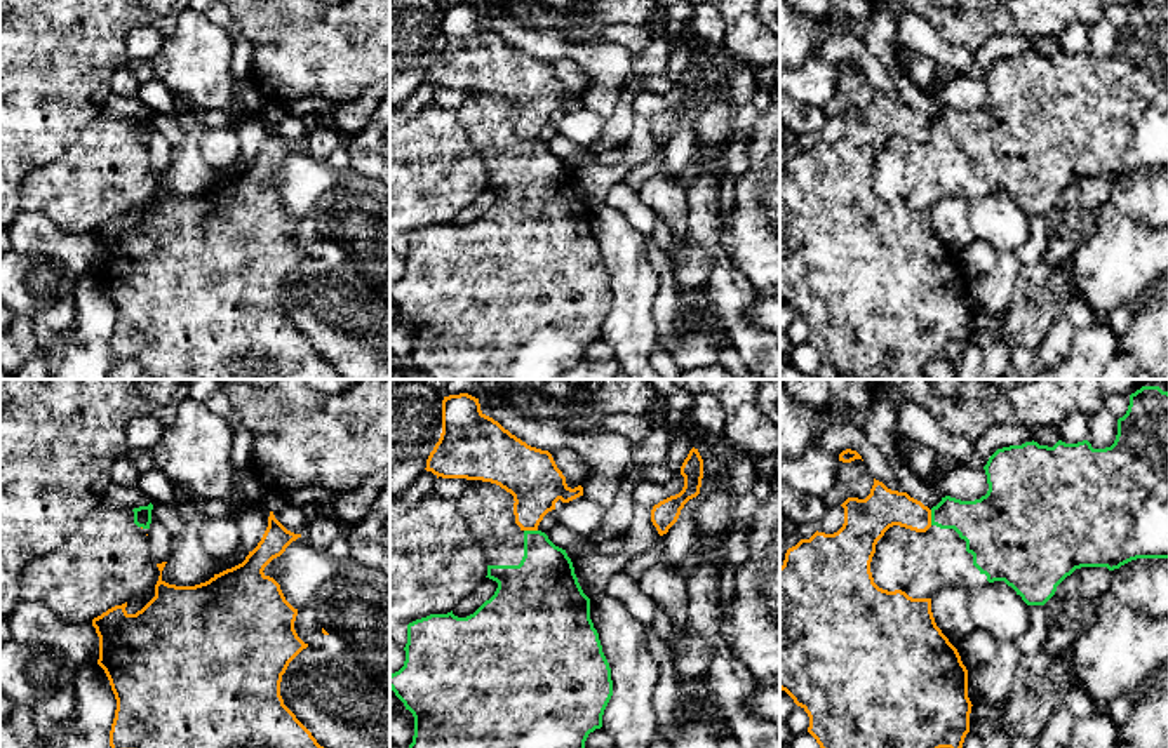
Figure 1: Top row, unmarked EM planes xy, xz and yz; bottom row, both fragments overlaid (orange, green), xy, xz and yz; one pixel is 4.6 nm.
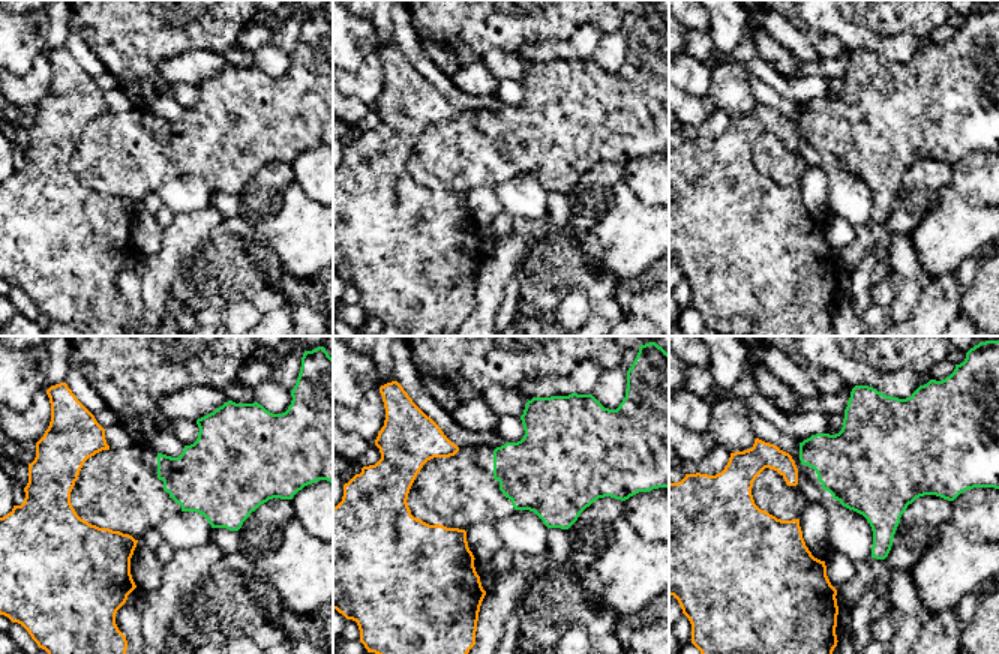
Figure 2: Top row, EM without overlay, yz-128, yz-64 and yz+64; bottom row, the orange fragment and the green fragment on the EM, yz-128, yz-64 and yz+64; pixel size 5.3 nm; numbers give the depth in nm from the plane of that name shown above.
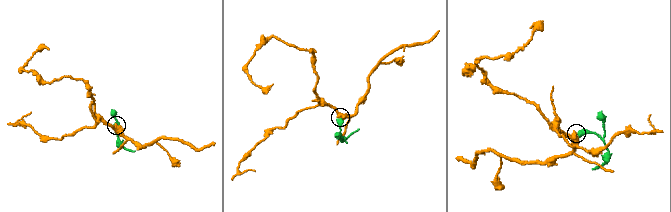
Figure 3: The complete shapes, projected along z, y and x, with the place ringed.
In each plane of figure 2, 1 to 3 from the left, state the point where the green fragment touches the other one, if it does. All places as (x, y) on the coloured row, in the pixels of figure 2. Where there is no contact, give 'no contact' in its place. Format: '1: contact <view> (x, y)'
1: no contact
2: no contact
3: no contact

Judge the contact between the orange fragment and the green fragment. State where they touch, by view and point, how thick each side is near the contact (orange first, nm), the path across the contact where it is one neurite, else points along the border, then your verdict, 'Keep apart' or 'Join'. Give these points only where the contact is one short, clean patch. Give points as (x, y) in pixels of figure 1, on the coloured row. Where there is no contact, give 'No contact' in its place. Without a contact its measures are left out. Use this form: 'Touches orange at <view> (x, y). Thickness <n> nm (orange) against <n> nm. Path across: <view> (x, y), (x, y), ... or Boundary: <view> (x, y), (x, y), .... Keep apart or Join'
Touches orange at yz (930, 517). Thickness 190 nm (orange) against 220 nm. Boundary: yz (930, 510), (932, 524). Keep apart

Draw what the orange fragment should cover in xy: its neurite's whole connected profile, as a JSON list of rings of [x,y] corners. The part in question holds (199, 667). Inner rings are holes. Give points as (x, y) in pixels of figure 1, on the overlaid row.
[[[270,511],[261,541],[242,564],[195,586],[165,583],[162,571],[167,562],[157,564],[155,597],[141,611],[129,614],[125,602],[92,619],[99,637],[97,665],[117,699],[111,748],[324,748],[280,696],[282,675],[308,644],[294,630],[298,609],[285,600],[280,584],[263,572],[298,538],[301,534],[287,531]]]

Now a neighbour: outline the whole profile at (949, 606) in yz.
[[[943,586],[931,597],[931,612],[936,626],[956,647],[975,628],[968,614],[968,591],[959,586]]]

